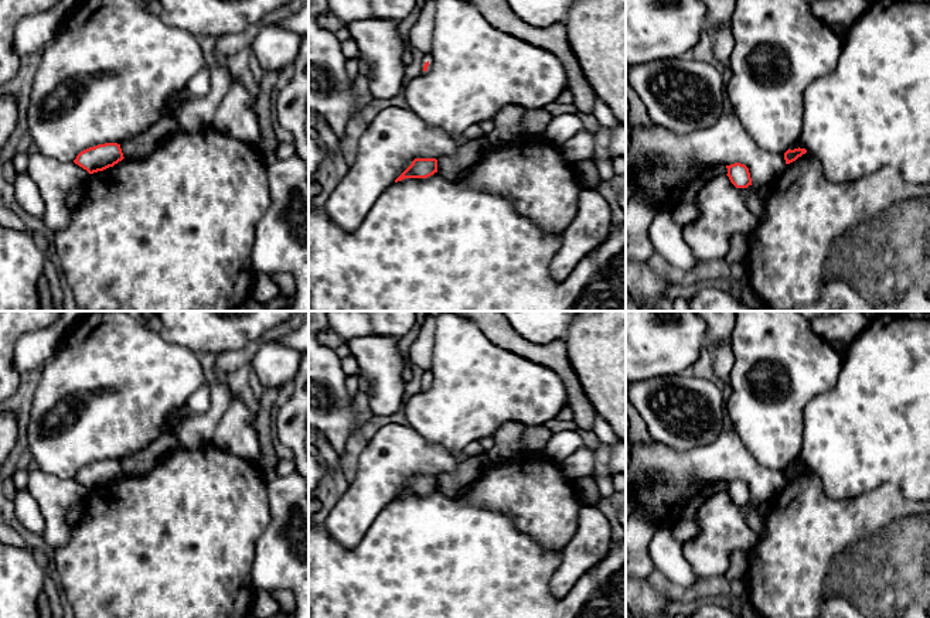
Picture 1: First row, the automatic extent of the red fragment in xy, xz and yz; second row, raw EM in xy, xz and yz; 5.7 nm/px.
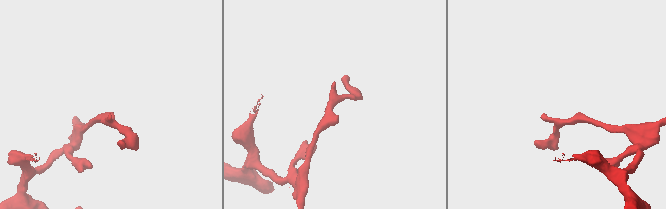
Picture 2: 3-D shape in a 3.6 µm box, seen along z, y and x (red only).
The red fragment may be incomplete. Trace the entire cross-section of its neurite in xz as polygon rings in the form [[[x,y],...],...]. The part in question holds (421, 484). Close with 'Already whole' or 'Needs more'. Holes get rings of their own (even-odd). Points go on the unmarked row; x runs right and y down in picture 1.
[[[415,475],[412,481],[395,496],[395,499],[405,495],[427,495],[437,489],[436,475]]]. Already whole

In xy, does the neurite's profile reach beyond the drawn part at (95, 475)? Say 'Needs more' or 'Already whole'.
Already whole

